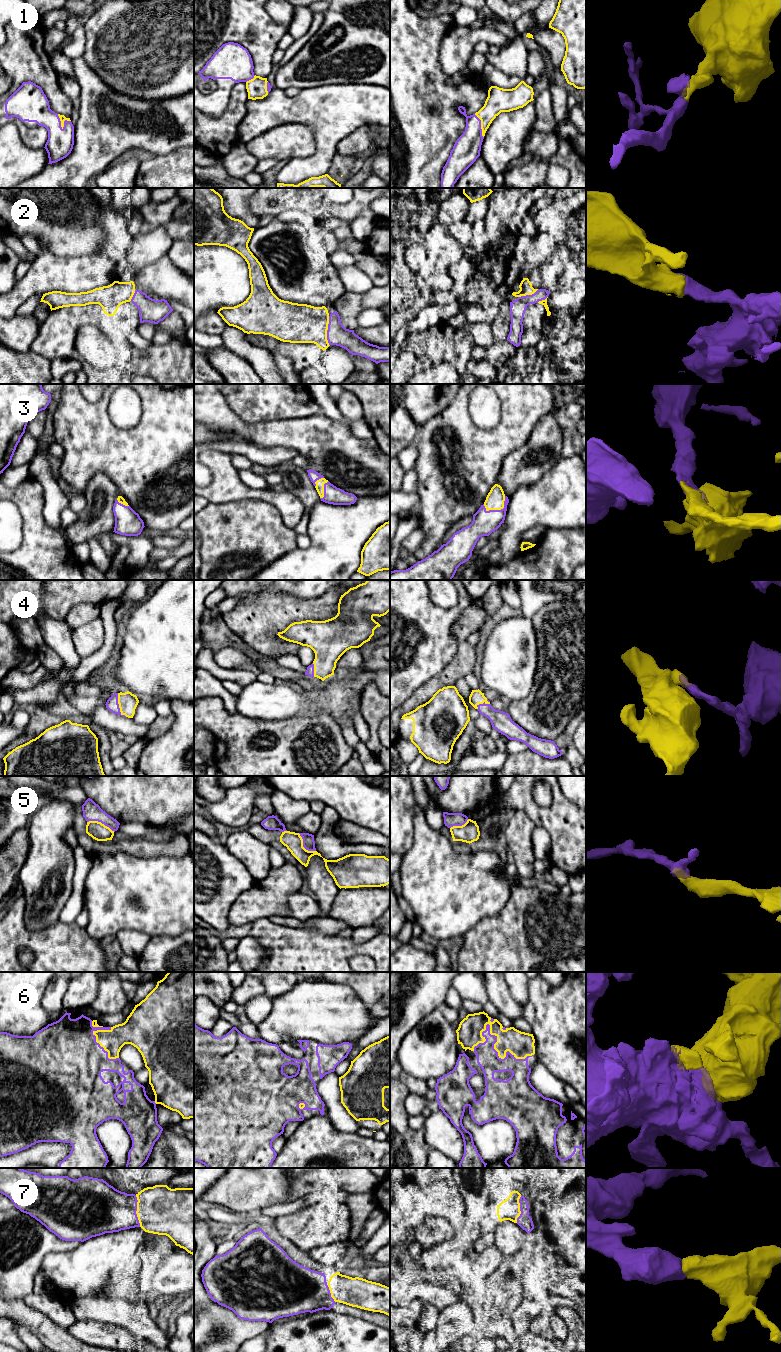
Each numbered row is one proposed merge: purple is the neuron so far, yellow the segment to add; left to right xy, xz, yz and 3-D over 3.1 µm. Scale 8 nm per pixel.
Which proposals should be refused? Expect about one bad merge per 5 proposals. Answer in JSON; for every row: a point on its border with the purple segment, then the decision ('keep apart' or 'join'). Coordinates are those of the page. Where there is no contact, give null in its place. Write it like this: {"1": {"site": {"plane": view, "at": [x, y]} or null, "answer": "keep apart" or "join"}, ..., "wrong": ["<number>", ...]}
{"1": {"site": {"plane": "xy", "at": [60, 122]}, "answer": "join"}, "2": {"site": {"plane": "xz", "at": [327, 331]}, "answer": "join"}, "3": {"site": {"plane": "yz", "at": [499, 510]}, "answer": "join"}, "4": {"site": {"plane": "xy", "at": [118, 706]}, "answer": "join"}, "5": {"site": {"plane": "xy", "at": [101, 822]}, "answer": "keep apart"}, "6": {"site": {"plane": "yz", "at": [495, 1042]}, "answer": "join"}, "7": {"site": {"plane": "xy", "at": [136, 1210]}, "answer": "join"}, "wrong": ["5"]}

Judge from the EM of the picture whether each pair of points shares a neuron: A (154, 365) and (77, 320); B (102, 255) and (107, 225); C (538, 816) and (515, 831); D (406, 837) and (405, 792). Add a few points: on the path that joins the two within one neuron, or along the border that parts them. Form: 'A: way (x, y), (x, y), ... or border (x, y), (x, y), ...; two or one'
A: way (134, 356), (97, 319); one
B: way (107, 248), (108, 232); one
C: border (515, 810), (524, 812), (535, 825); two
D: way (404, 826), (404, 803); one

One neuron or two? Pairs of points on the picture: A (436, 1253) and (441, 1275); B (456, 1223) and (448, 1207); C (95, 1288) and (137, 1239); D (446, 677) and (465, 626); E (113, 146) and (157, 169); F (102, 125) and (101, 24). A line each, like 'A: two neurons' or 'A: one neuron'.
A: two neurons
B: one neuron
C: one neuron
D: one neuron
E: two neurons
F: two neurons

